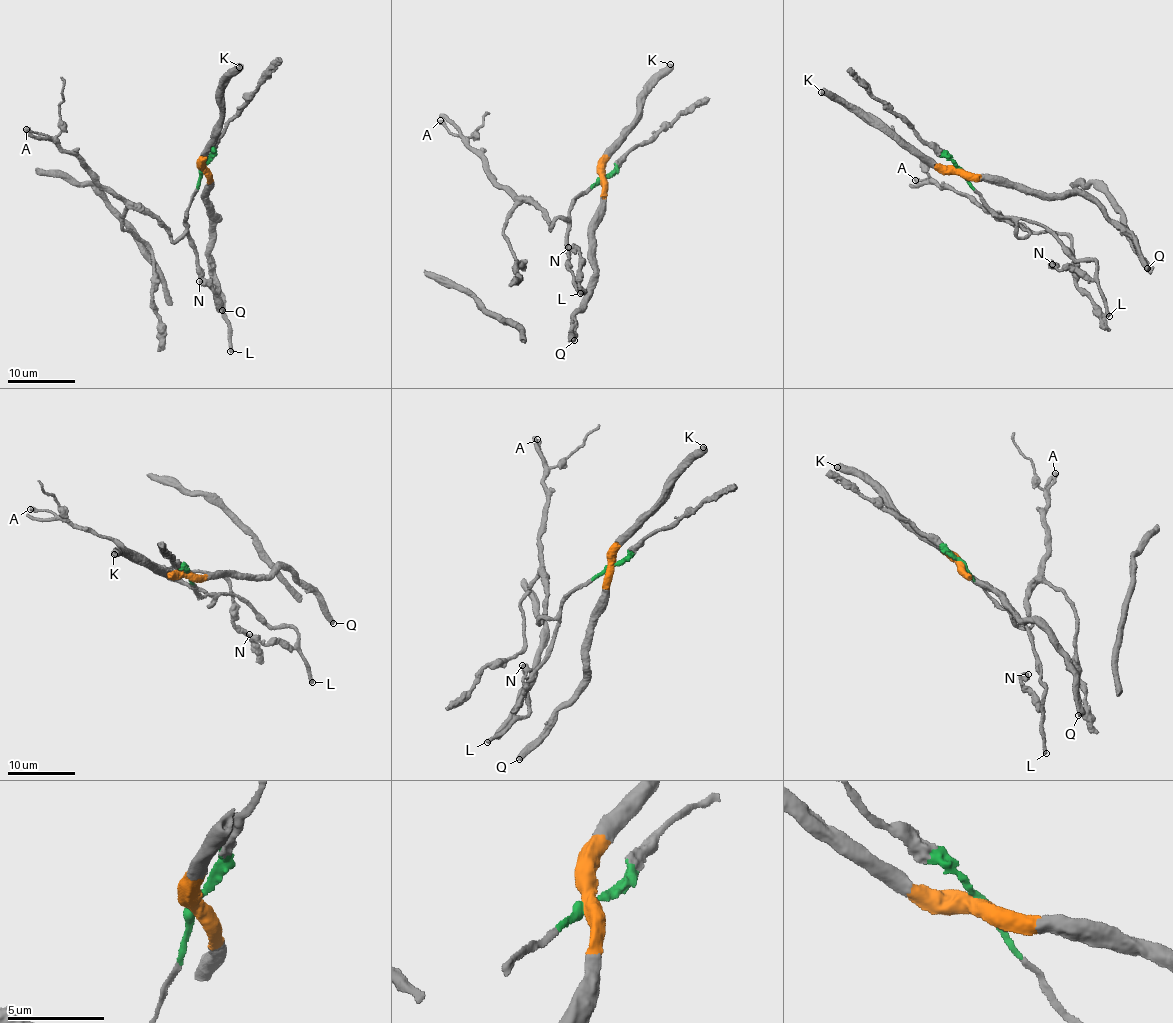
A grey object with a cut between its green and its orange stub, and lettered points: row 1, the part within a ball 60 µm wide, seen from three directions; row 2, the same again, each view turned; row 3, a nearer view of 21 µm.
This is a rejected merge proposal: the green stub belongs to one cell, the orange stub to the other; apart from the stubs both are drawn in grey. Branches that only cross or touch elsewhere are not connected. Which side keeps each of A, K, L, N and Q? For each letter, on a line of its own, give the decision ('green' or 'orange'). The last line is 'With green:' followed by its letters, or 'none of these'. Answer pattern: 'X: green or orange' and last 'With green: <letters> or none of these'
A: green
K: orange
L: green
N: green
Q: orange
With green: A, L, N

